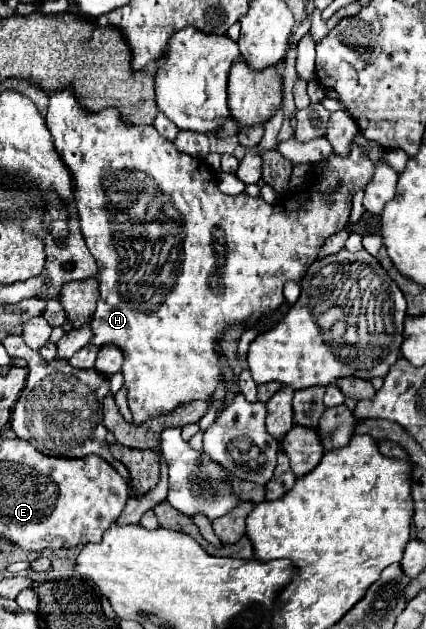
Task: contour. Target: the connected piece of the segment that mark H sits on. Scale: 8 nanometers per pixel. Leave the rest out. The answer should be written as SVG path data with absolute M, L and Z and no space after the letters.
M70 86L48 94L46 122L50 126L50 132L54 134L54 144L58 146L58 152L62 152L62 160L66 162L68 170L74 174L74 200L78 206L78 216L80 216L80 230L82 230L88 250L92 252L92 256L96 258L96 264L98 264L100 300L98 300L98 308L94 312L94 338L90 340L90 344L96 344L96 346L116 344L118 348L122 348L124 366L120 372L124 374L124 386L128 388L128 406L132 410L134 422L138 422L138 424L152 416L168 414L176 406L186 404L190 400L212 400L216 384L222 380L222 366L220 366L216 350L214 350L214 340L220 336L220 332L228 324L246 324L250 318L258 318L260 314L264 314L268 310L276 310L284 302L284 294L282 294L284 284L290 280L300 280L304 276L306 266L316 258L322 242L346 226L354 192L364 190L376 170L376 162L372 162L368 158L368 154L364 152L362 146L352 142L350 152L346 156L334 154L328 160L328 168L322 172L324 176L316 180L318 188L298 192L296 196L286 196L276 204L268 204L268 202L264 202L264 198L252 198L248 194L242 194L242 196L222 194L218 190L214 172L208 168L208 164L204 160L178 152L174 142L166 140L162 134L158 134L158 130L152 124L132 126L132 124L124 122L122 114L116 108L106 108L104 114L84 110Z

